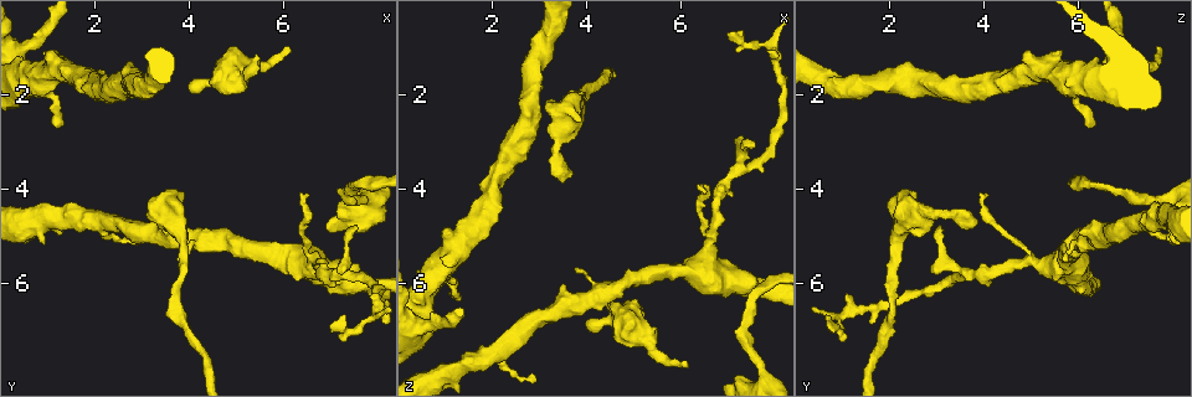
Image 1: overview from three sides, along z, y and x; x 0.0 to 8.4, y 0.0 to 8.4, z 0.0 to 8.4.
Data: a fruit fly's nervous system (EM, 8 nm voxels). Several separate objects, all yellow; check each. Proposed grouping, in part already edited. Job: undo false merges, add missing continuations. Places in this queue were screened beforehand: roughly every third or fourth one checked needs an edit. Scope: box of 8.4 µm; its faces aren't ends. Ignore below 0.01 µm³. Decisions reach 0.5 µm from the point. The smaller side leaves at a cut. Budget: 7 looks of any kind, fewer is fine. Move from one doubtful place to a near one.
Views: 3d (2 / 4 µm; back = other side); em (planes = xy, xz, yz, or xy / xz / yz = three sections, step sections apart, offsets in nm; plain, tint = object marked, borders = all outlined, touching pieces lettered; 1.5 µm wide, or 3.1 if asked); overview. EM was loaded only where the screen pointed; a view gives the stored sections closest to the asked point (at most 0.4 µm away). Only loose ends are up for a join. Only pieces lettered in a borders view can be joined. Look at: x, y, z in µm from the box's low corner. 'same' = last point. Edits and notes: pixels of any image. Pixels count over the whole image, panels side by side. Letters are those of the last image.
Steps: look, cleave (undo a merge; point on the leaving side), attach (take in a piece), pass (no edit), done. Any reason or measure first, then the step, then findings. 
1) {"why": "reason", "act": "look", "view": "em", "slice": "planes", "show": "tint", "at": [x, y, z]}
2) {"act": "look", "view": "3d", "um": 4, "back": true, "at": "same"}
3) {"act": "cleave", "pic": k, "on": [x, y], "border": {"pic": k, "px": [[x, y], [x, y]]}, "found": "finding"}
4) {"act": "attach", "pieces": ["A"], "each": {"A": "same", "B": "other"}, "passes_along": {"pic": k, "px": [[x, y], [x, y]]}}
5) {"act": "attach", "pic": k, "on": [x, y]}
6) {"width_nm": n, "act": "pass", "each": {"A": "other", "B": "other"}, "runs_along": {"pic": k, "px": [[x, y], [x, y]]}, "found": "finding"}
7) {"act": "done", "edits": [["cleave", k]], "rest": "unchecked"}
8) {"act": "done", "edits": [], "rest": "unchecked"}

{"why": "branch stops here", "act": "look", "view": "3d", "um": 2, "at": [7.60, 4.85, 3.05]}

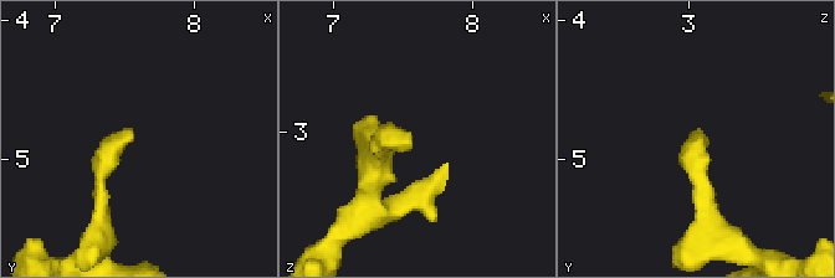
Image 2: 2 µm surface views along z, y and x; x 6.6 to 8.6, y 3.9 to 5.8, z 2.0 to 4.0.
{"act": "look", "view": "em", "slice": "yz", "step": 8, "show": "tint", "at": [7.56, 4.82, 3.08]}

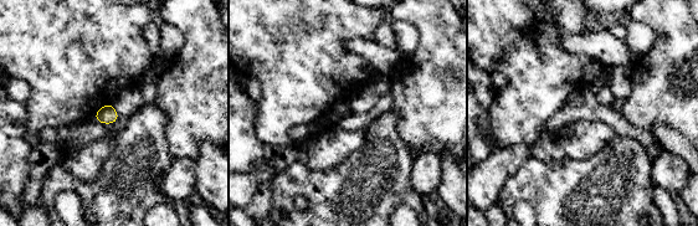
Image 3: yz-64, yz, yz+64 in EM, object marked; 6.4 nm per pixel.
{"act": "look", "view": "em", "slice": "planes", "show": "borders", "at": "same"}

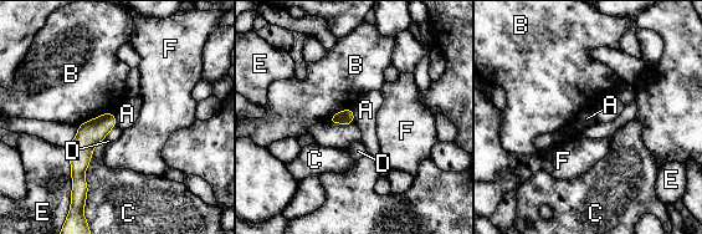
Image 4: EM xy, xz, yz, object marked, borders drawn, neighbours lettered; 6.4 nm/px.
{"width_nm": 100, "act": "pass", "each": {"A": "other", "B": "other", "C": "other", "D": "other", "E": "other", "F": "other"}, "runs_along": {"pic": 4, "px": [[109, 115], [82, 145], [77, 183]]}, "found": "none of them fits"}

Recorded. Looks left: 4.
{"why": "sudden change in width", "act": "look", "view": "em", "slice": "xz", "step": 4, "show": "tint", "at": [3.35, 4.45, 2.90]}

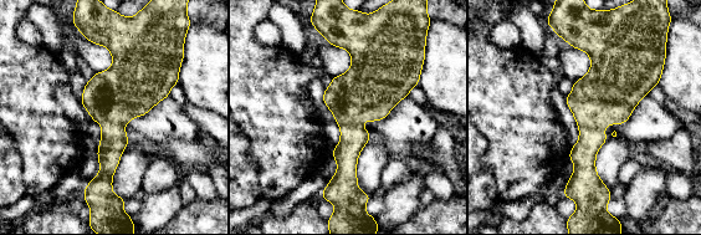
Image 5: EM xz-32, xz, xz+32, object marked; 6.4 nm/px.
{"why": "what lies round it", "act": "look", "view": "em", "slice": "xz", "step": 4, "show": "borders", "at": "same"}

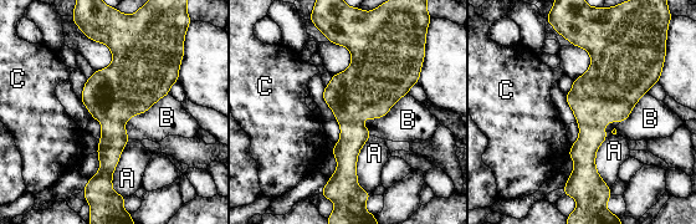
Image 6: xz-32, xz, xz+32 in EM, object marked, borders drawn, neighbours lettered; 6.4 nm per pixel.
{"width_nm": 340, "longest_contact_nm": ["B", 400], "act": "pass", "each": {"A": "other", "B": "other", "C": "other"}, "found": "all the same cell"}

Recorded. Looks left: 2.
{"why": "calibre changes", "act": "look", "view": "3d", "um": 4, "at": [4.65, 1.70, 6.75]}

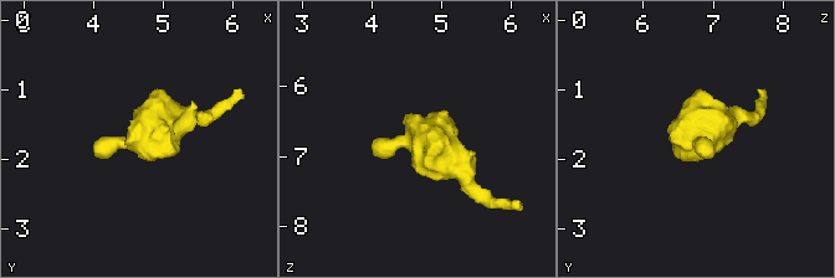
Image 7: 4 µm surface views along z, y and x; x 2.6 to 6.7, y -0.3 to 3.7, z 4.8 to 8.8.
{"act": "look", "view": "em", "slice": "planes", "show": "borders", "at": [4.70, 1.70, 6.75]}

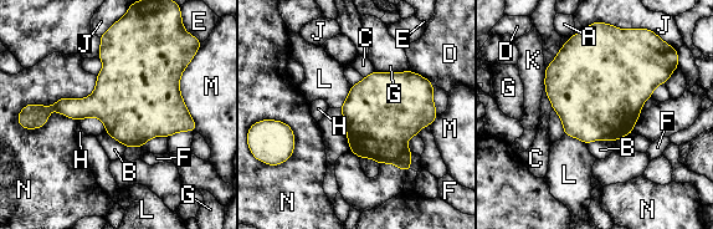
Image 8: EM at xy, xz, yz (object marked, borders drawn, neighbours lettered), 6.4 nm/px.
{"longest_contact_nm": ["J", 650], "act": "pass", "each": {"A": "other", "B": "other", "C": "other", "D": "other", "E": "other", "F": "other", "G": "other", "H": "other", "J": "other", "K": "other", "L": "other", "M": "other", "N": "other"}, "border": {"pic": 8, "px": [[97, 76], [85, 97], [32, 103]]}, "found": "continuous, no second cell"}

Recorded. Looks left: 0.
{"act": "done", "edits": [], "rest": "unchecked"}

